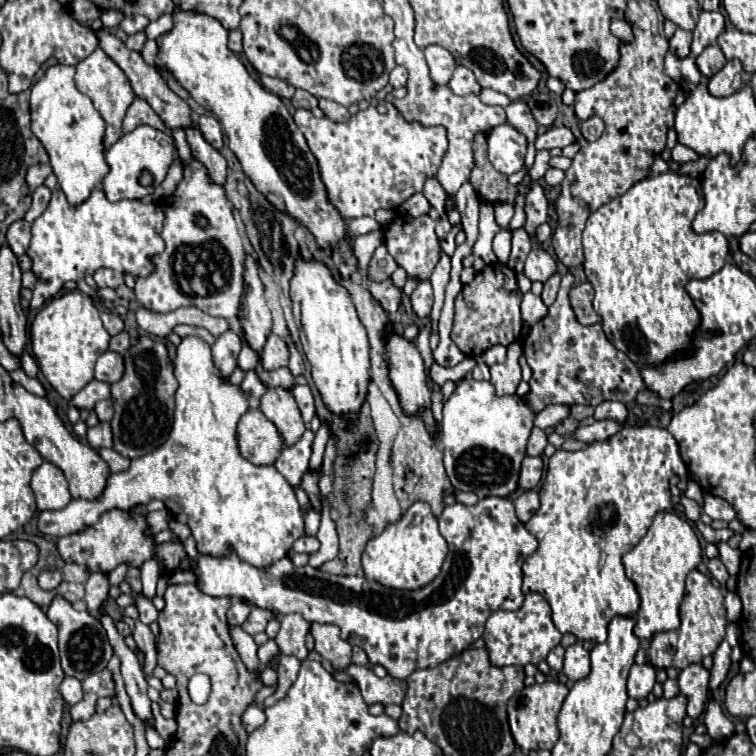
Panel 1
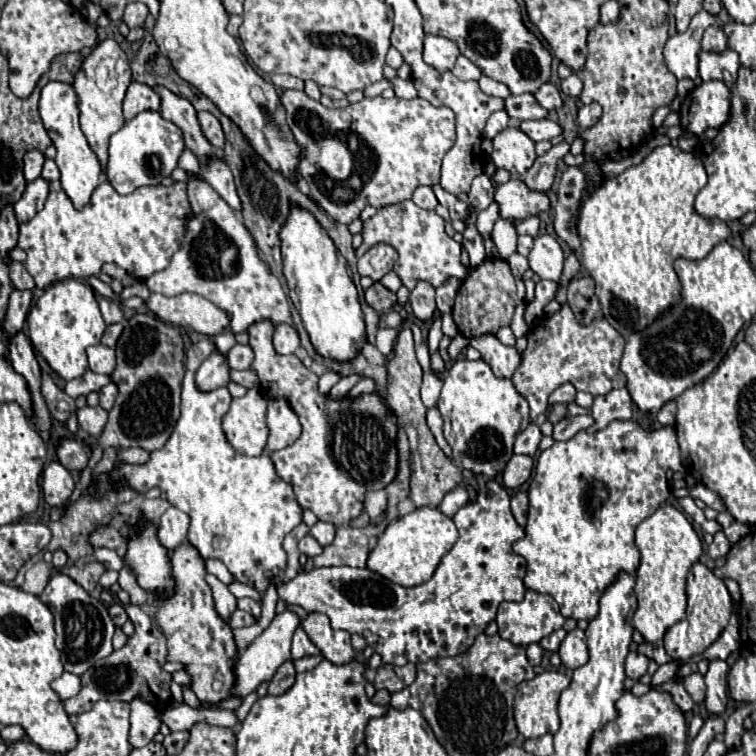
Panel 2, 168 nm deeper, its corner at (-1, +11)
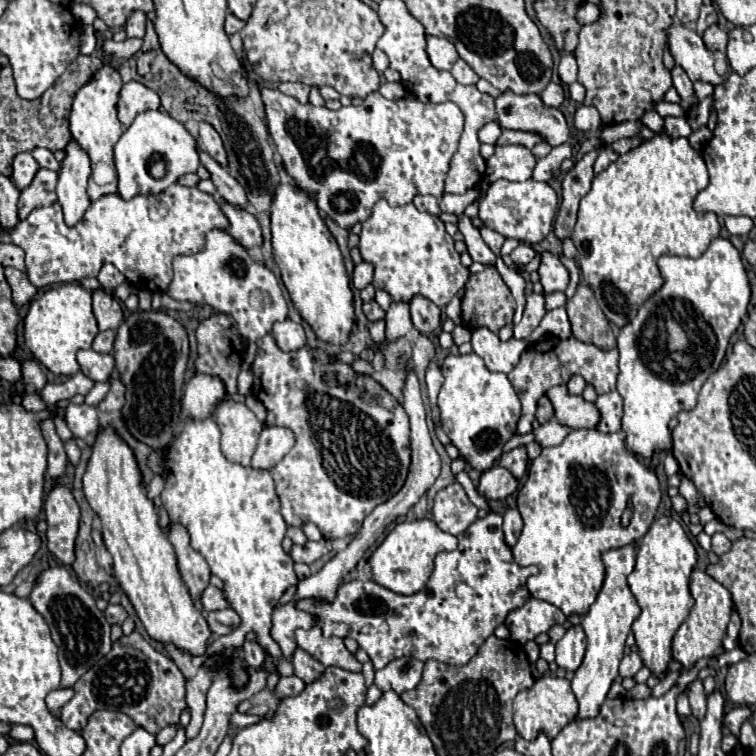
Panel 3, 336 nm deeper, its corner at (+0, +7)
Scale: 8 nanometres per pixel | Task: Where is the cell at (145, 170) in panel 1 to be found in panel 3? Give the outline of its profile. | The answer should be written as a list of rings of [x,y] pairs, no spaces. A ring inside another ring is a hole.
[[[148,110],[134,118],[132,126],[126,128],[122,138],[114,146],[114,164],[118,172],[118,194],[124,200],[134,198],[136,194],[158,194],[166,190],[170,184],[178,180],[178,176],[196,172],[200,166],[198,154],[196,154],[196,138],[184,128],[182,122],[174,120],[170,114],[160,110]],[[158,154],[164,160],[166,172],[162,178],[154,178],[150,174],[150,162]]]

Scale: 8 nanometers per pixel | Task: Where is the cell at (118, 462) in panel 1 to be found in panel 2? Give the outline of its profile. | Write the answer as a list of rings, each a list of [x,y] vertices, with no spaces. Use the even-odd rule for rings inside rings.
[[[123,448],[121,452],[121,460],[125,460],[127,464],[145,464],[149,460],[149,452],[143,448]]]

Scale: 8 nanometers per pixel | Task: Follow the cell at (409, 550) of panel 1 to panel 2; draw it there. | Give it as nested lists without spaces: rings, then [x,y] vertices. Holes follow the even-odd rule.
[[[417,508],[417,512],[405,514],[399,520],[391,522],[385,532],[379,536],[377,546],[369,554],[367,568],[381,574],[383,578],[399,584],[399,586],[417,586],[427,582],[443,554],[451,550],[451,546],[457,542],[459,532],[451,518],[441,514],[437,508]]]

